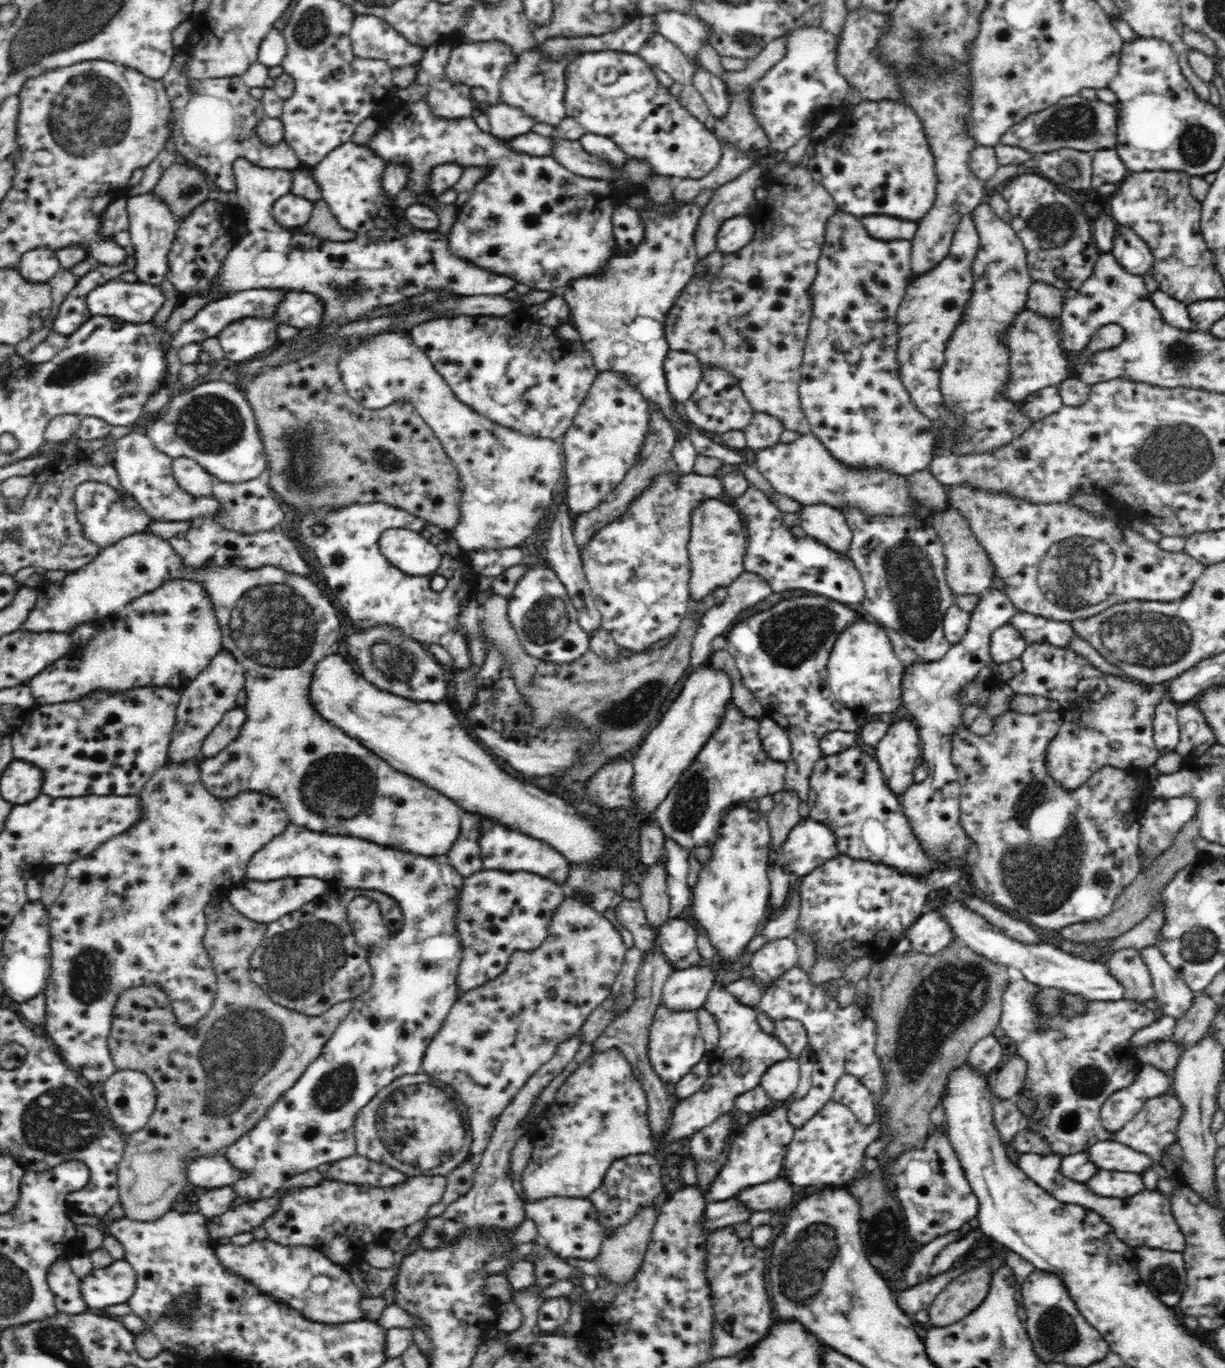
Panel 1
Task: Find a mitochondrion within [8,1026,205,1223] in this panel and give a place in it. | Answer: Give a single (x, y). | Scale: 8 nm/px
(60, 1121)

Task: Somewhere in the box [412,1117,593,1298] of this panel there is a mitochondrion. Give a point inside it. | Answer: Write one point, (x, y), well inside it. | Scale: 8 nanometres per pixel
(439, 1235)

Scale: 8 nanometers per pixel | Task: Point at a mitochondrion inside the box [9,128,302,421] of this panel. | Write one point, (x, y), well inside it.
(81, 366)

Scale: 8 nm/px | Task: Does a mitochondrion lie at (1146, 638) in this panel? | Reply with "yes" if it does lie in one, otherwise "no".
yes

